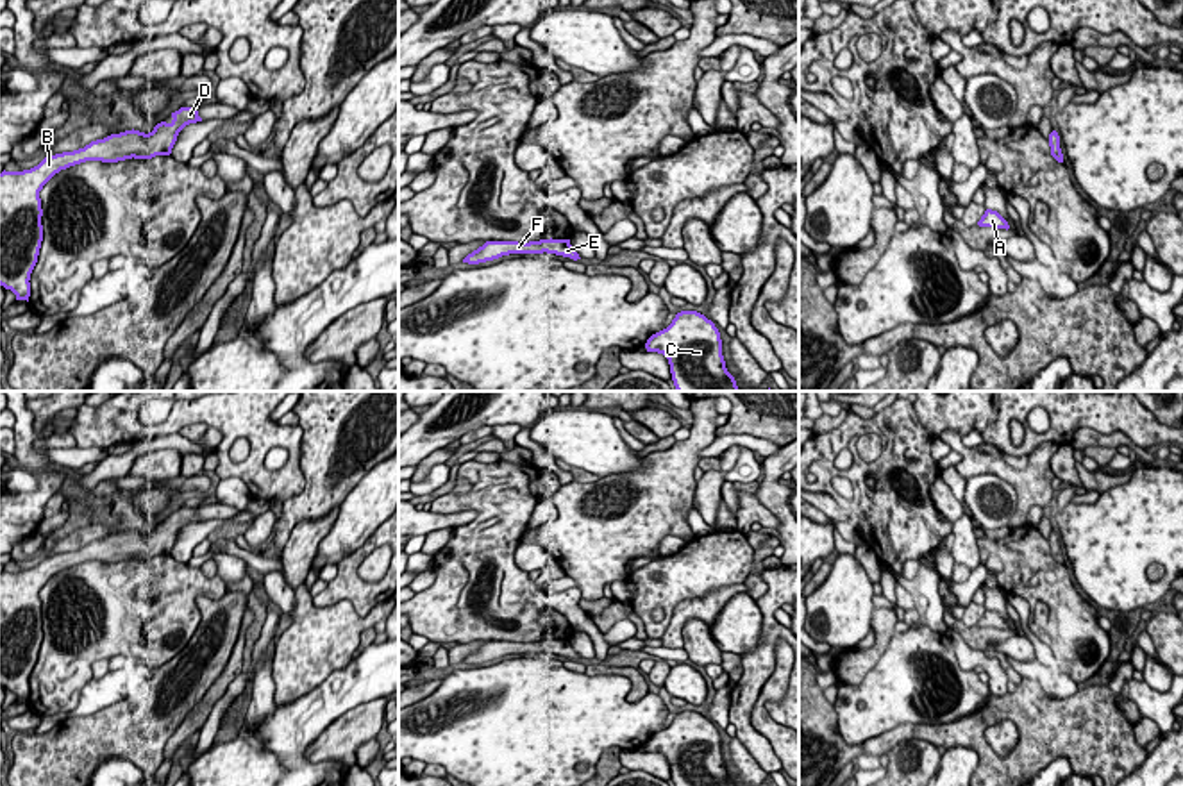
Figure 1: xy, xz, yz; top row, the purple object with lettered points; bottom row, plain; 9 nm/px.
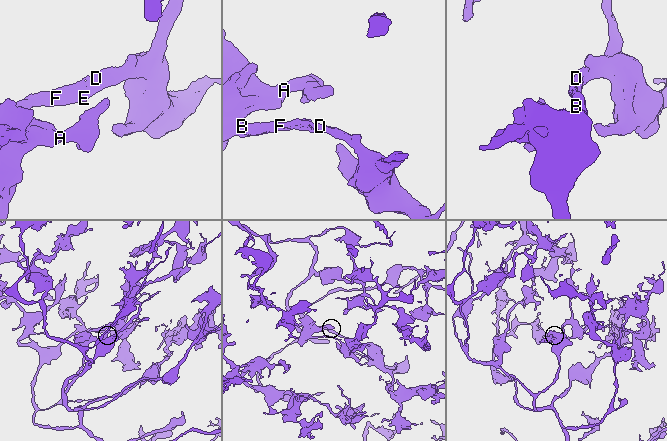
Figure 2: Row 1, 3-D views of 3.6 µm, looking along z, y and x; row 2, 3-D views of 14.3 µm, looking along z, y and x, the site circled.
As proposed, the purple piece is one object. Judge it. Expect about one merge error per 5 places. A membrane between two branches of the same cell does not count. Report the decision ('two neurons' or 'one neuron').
one neuron

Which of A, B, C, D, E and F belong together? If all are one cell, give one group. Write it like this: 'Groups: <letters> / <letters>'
Groups: A B C D E F

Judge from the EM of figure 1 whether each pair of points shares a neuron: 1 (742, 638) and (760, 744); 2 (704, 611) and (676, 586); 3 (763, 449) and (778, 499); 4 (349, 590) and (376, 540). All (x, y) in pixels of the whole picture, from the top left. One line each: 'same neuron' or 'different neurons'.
1: different neurons
2: different neurons
3: different neurons
4: same neuron

